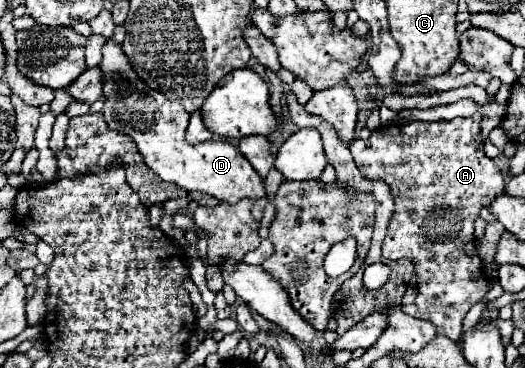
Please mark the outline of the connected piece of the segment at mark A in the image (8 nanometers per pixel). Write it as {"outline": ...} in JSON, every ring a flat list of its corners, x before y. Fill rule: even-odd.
{"outline":[[473,115,455,121,399,123,381,127,373,131,369,139,355,139,349,145,359,171,367,179,385,179,397,193,399,209,395,209,395,217,401,221,393,217,397,229,387,229,383,257,407,257,415,261,417,317,431,321,437,335,445,335,453,341,461,337,461,321,467,311,483,301,491,289,483,263,473,249,473,221,479,217,481,207,489,205,489,201,505,189,503,173,483,151,481,121,481,115],[447,207,449,223,425,223,433,221,433,215],[429,239,433,239,433,243],[477,279,479,283,485,279,481,283,485,287,475,287,473,281]]}

